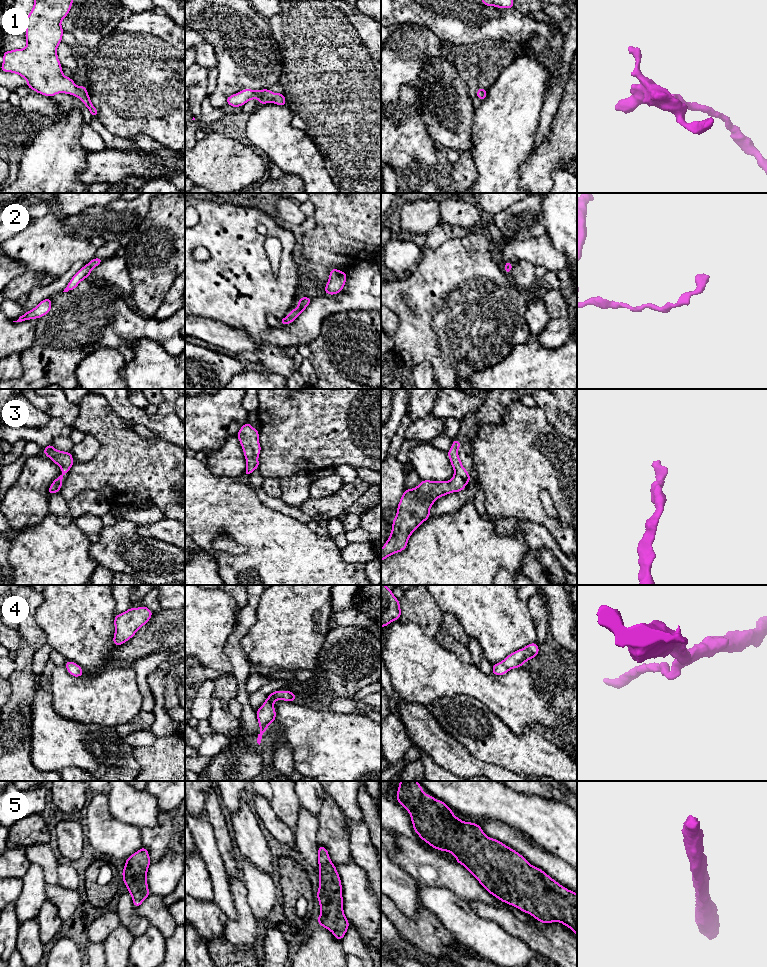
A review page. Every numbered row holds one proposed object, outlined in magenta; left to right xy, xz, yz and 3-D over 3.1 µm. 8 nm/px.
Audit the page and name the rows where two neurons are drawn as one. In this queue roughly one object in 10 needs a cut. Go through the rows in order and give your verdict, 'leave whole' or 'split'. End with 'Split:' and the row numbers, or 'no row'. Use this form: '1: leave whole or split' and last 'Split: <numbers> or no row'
1: leave whole
2: leave whole
3: leave whole
4: leave whole
5: leave whole
Split: no row

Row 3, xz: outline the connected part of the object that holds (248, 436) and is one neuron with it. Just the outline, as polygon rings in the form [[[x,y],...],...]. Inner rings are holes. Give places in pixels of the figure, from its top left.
[[[247,421],[236,435],[246,458],[245,476],[248,477],[252,471],[259,467],[258,456],[261,452],[261,446],[258,439],[259,431],[254,429]]]

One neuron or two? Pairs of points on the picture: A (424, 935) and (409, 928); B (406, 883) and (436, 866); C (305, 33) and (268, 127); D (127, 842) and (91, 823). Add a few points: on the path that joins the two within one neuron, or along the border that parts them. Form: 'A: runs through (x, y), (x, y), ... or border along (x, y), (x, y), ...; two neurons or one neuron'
A: runs through (420, 935), (416, 935), (413, 932); one neuron
B: border along (395, 863), (419, 883); two neurons
C: border along (285, 105), (291, 112), (291, 124), (294, 127); two neurons
D: runs through (118, 840), (108, 836), (100, 828); one neuron

